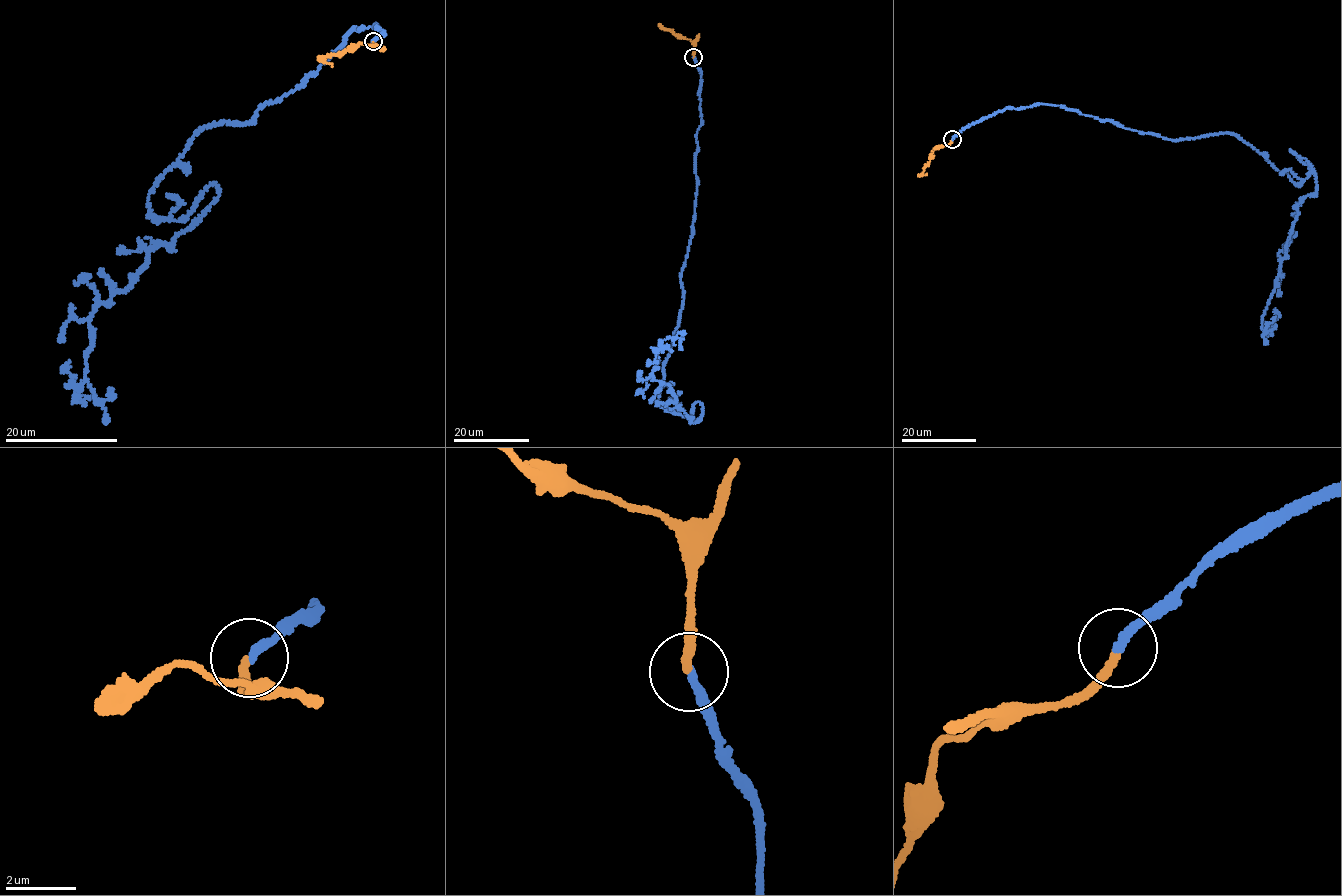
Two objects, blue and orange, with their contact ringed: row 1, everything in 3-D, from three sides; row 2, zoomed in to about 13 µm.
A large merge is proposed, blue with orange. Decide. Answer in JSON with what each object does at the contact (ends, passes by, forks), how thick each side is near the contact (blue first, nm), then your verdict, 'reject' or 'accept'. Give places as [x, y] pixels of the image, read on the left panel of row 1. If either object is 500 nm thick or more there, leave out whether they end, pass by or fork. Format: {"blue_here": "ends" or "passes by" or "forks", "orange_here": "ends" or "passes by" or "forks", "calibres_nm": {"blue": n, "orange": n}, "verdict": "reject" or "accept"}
{"blue_here": "ends", "orange_here": "ends", "calibres_nm": {"blue": 240, "orange": 200}, "verdict": "reject"}

